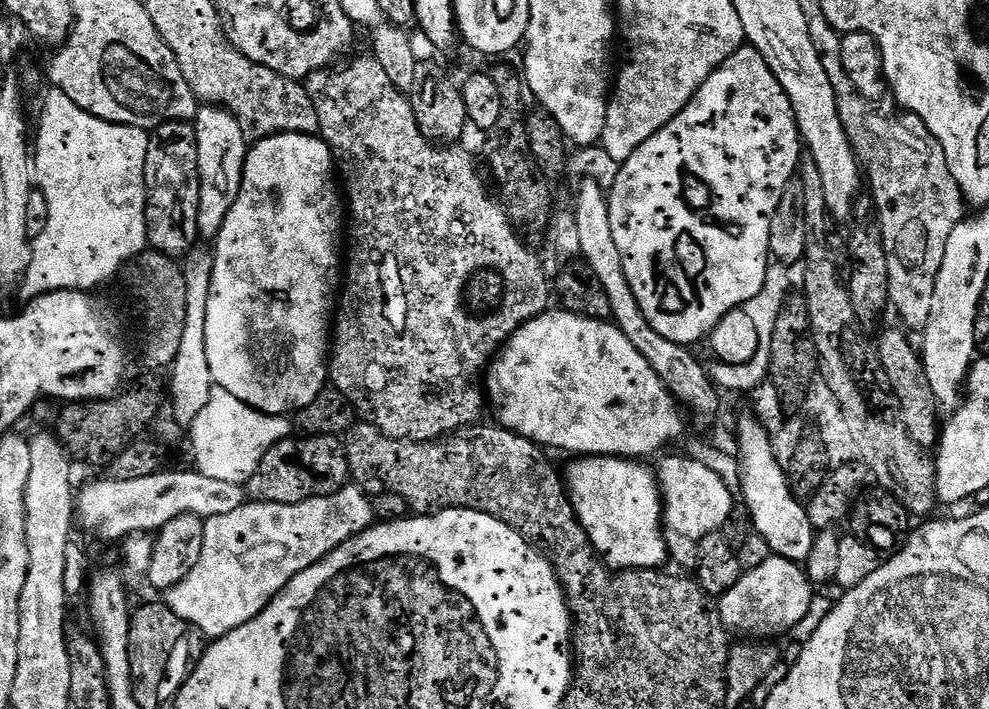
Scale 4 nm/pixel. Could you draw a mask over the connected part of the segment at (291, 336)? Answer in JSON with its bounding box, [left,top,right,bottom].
[206,132,342,416]

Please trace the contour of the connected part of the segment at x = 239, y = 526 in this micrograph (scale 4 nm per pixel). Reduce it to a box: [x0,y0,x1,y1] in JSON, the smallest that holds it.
[163,486,373,636]

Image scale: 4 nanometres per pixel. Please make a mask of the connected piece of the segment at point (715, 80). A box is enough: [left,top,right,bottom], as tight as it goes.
[607,46,802,346]

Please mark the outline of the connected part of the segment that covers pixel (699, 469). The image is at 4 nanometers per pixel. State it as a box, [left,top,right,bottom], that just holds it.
[655,454,734,542]

